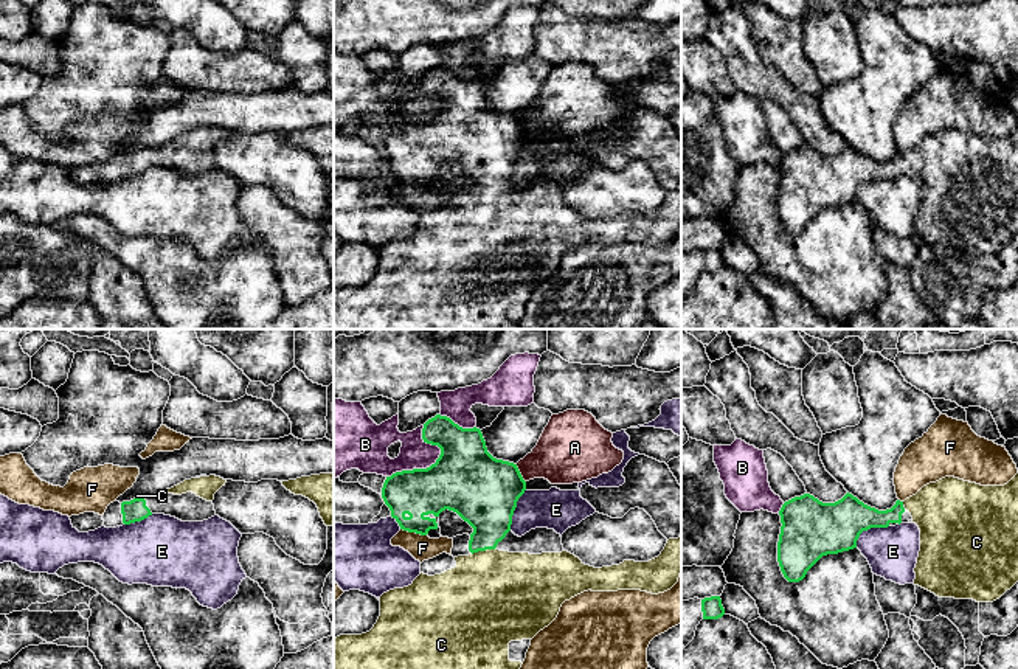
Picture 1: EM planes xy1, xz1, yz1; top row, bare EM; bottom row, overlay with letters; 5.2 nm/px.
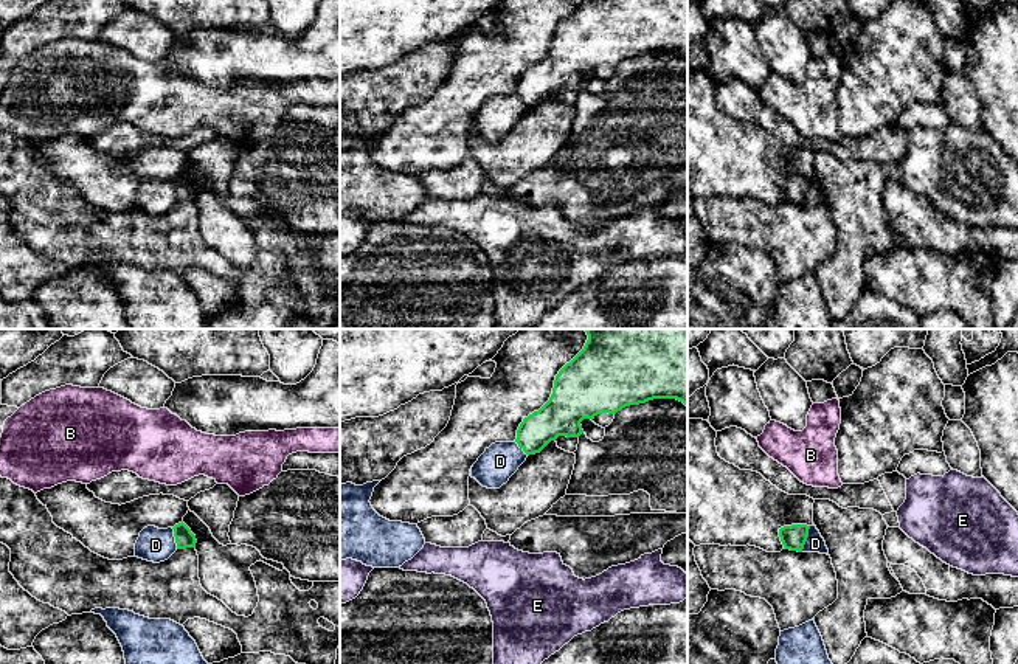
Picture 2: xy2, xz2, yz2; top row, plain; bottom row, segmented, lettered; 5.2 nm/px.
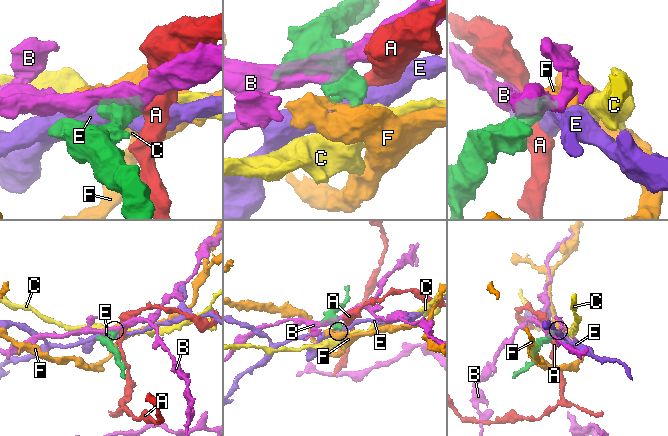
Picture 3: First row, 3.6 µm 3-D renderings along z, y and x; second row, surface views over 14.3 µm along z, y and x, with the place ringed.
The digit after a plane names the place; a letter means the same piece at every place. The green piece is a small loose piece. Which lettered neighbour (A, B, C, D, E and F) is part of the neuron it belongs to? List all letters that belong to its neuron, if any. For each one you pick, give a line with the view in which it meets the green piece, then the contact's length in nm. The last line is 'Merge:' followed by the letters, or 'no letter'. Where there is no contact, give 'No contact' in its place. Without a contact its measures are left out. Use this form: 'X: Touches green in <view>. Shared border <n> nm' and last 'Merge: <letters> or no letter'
C: Touches green in xz1. Shared border 130 nm
Merge: C

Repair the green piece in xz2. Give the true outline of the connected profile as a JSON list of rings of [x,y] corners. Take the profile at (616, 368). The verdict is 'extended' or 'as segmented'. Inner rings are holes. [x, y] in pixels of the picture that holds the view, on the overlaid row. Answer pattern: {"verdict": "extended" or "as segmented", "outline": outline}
{"verdict": "as segmented", "outline": [[[585,329],[588,340],[583,349],[566,363],[554,380],[549,400],[523,419],[515,442],[529,456],[540,453],[559,436],[579,437],[583,419],[597,414],[616,414],[625,406],[646,403],[653,399],[677,399],[687,406],[687,329]]]}

